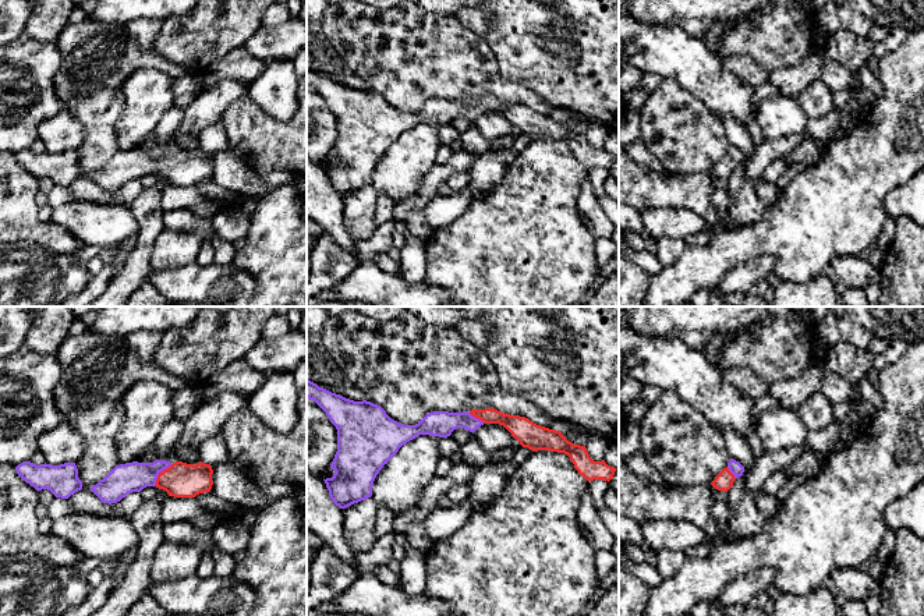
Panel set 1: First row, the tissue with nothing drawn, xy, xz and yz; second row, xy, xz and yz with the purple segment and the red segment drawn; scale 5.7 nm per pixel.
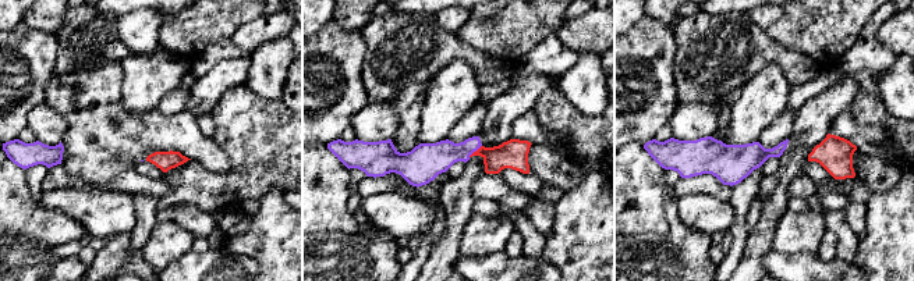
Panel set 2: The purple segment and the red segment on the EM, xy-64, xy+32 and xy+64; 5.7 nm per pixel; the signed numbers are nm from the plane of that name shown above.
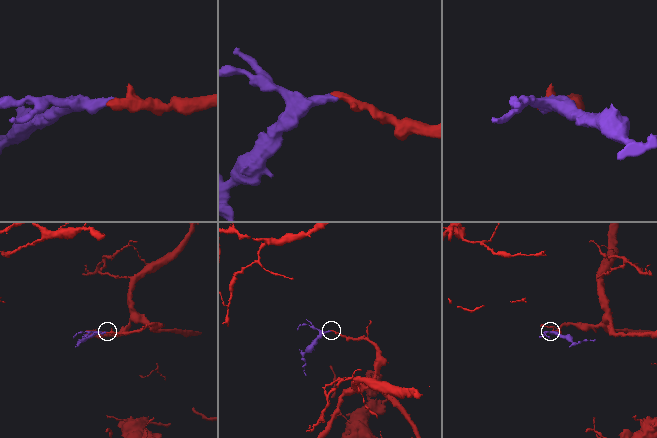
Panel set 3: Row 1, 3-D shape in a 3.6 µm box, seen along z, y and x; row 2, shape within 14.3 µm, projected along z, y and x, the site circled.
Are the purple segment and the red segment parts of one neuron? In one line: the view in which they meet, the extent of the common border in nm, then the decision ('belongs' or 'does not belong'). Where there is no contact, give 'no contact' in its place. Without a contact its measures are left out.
meets purple in xy; contact 170 nm long; belongs

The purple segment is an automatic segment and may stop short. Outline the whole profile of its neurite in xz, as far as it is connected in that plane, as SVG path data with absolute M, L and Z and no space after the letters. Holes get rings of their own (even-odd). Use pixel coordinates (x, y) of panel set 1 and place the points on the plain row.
M307 68L307 86L314 88L337 117L337 139L330 152L334 162L323 169L330 187L340 197L371 185L376 163L407 130L419 123L447 125L457 116L474 121L484 111L503 113L523 135L532 139L567 142L574 156L588 170L594 167L609 170L616 159L605 148L594 149L585 134L569 130L560 118L495 96L470 100L433 99L415 113L404 113L392 107L378 92L346 86L311 68Z

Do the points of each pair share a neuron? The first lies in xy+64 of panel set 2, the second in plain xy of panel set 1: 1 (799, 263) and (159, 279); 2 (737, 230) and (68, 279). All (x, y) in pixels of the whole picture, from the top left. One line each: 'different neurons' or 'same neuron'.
1: same neuron
2: different neurons

